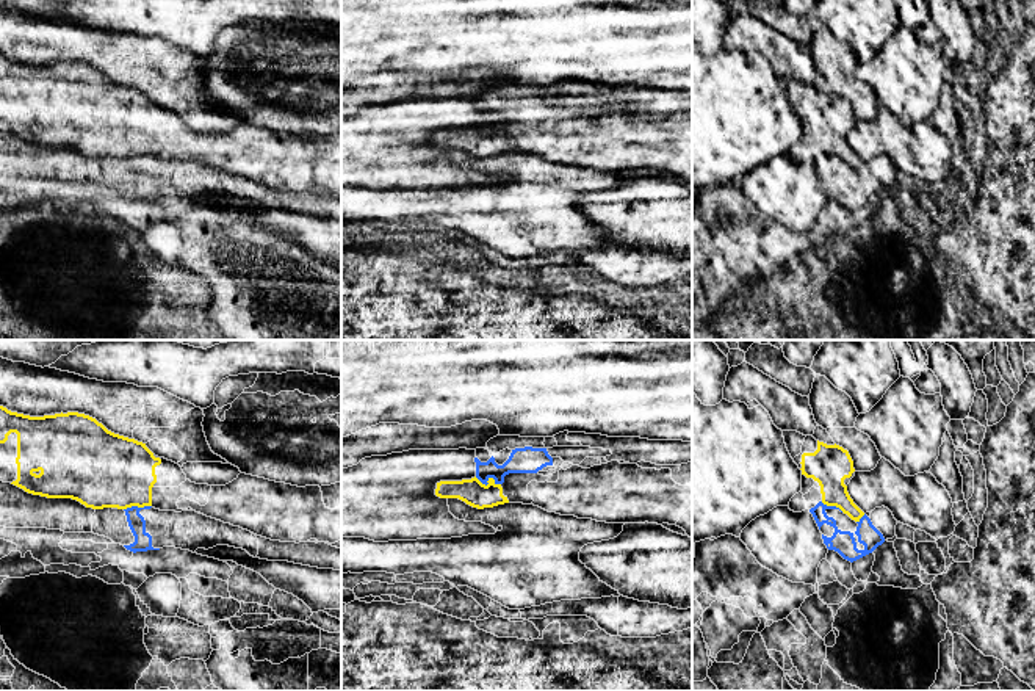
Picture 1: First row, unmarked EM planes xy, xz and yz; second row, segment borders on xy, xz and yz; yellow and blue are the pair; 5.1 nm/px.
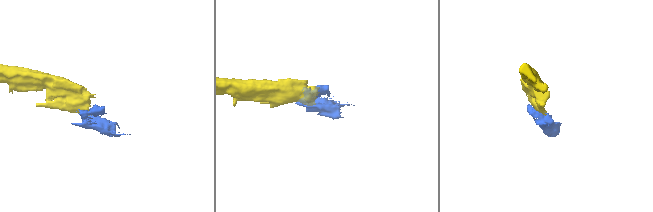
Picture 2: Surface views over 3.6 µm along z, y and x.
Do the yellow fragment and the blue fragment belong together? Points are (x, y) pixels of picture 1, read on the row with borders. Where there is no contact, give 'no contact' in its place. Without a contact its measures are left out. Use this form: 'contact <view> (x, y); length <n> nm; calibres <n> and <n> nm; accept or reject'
contact xz (487, 481); length 140 nm; calibres 140 and 140 nm; reject

